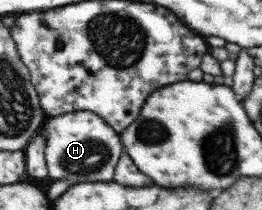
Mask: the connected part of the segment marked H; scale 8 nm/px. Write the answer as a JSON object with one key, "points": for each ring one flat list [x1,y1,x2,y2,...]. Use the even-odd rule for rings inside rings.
{"points":[[79,110,47,117,40,132,47,141,46,165,48,176,53,180,67,180,70,186,113,180,114,168,123,153,123,147,120,136,101,116,89,110]]}

